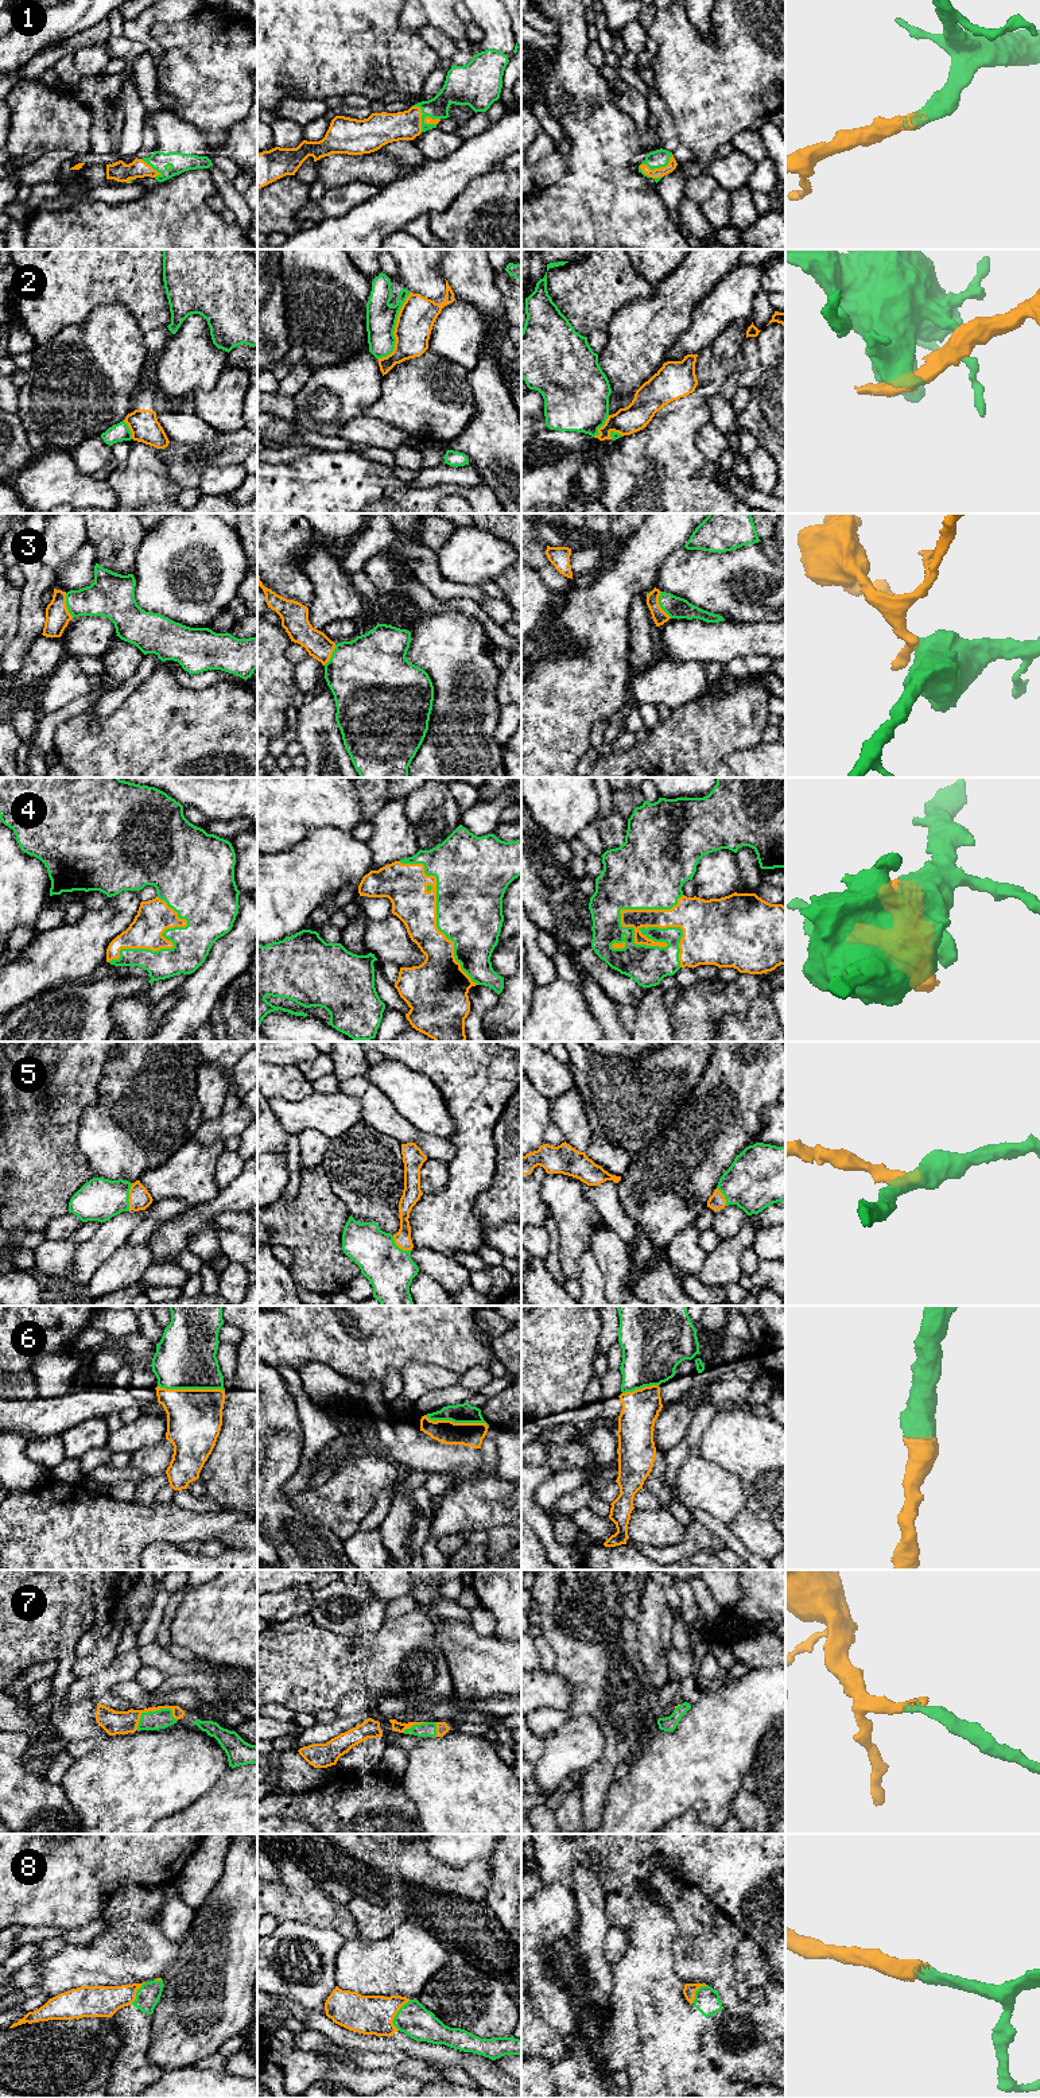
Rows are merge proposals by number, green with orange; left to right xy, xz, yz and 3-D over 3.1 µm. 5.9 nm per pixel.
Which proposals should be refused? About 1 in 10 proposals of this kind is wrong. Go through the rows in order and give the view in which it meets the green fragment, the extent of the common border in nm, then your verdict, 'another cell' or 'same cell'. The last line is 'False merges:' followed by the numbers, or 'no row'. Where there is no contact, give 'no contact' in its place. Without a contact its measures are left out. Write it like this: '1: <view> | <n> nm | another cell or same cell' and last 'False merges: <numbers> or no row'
1: xz | 190 nm | same cell
2: xz | 440 nm | another cell
3: yz | 170 nm | same cell
4: yz | 500 nm | same cell
5: xy | 160 nm | same cell
6: xy | 400 nm | same cell
7: xy | 260 nm | same cell
8: xz | 200 nm | same cell
False merges: 2

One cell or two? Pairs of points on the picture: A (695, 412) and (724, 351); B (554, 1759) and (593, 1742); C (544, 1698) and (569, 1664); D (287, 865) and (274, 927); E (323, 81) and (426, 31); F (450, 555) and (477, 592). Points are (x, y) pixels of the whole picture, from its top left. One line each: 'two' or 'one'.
A: one
B: one
C: two
D: one
E: two
F: two

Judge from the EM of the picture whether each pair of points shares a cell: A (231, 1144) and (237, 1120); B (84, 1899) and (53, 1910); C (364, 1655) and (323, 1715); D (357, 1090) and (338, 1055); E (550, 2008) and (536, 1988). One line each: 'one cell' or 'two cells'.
A: two cells
B: one cell
C: two cells
D: two cells
E: one cell

